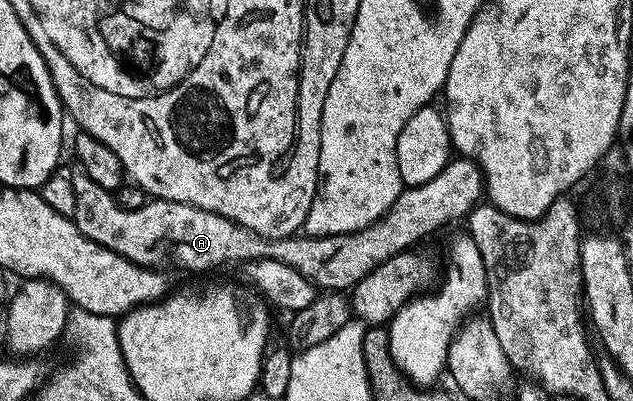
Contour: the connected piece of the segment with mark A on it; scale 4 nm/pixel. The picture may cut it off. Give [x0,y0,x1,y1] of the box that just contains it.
[73,158,482,290]

